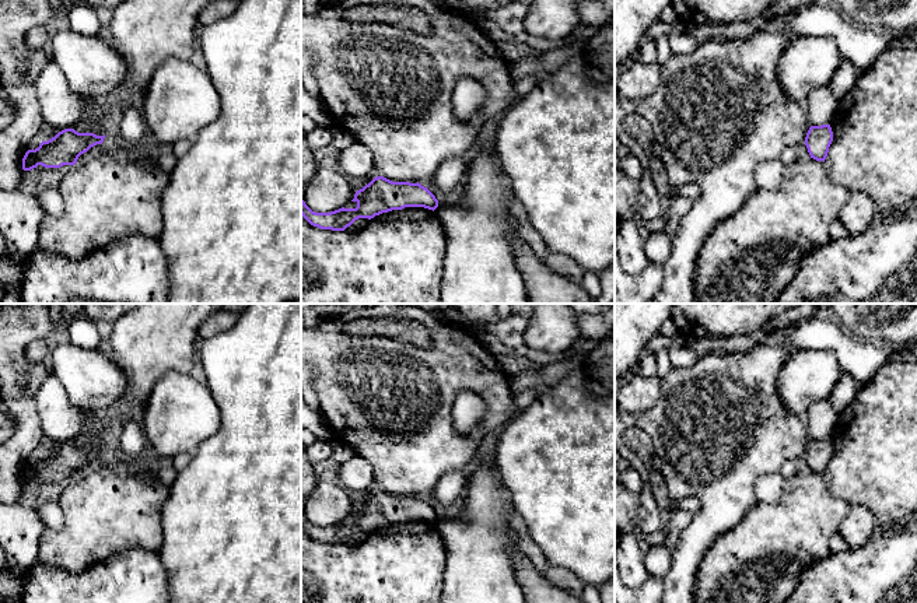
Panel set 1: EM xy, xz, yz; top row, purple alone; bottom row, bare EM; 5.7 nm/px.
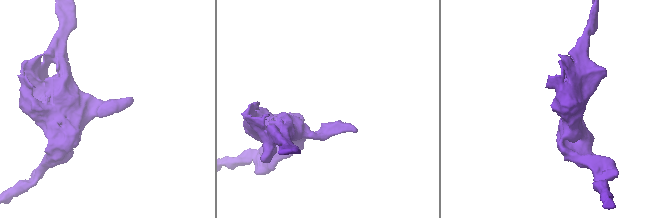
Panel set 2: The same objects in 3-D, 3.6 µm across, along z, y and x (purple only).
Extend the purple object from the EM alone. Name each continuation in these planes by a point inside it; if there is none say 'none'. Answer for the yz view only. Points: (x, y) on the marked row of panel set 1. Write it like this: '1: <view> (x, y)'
none

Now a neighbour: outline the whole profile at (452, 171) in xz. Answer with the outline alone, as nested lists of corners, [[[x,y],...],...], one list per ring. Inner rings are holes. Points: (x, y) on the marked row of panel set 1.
[[[449,157],[441,162],[433,179],[442,193],[449,193],[462,186],[466,173],[468,164],[458,157]]]

